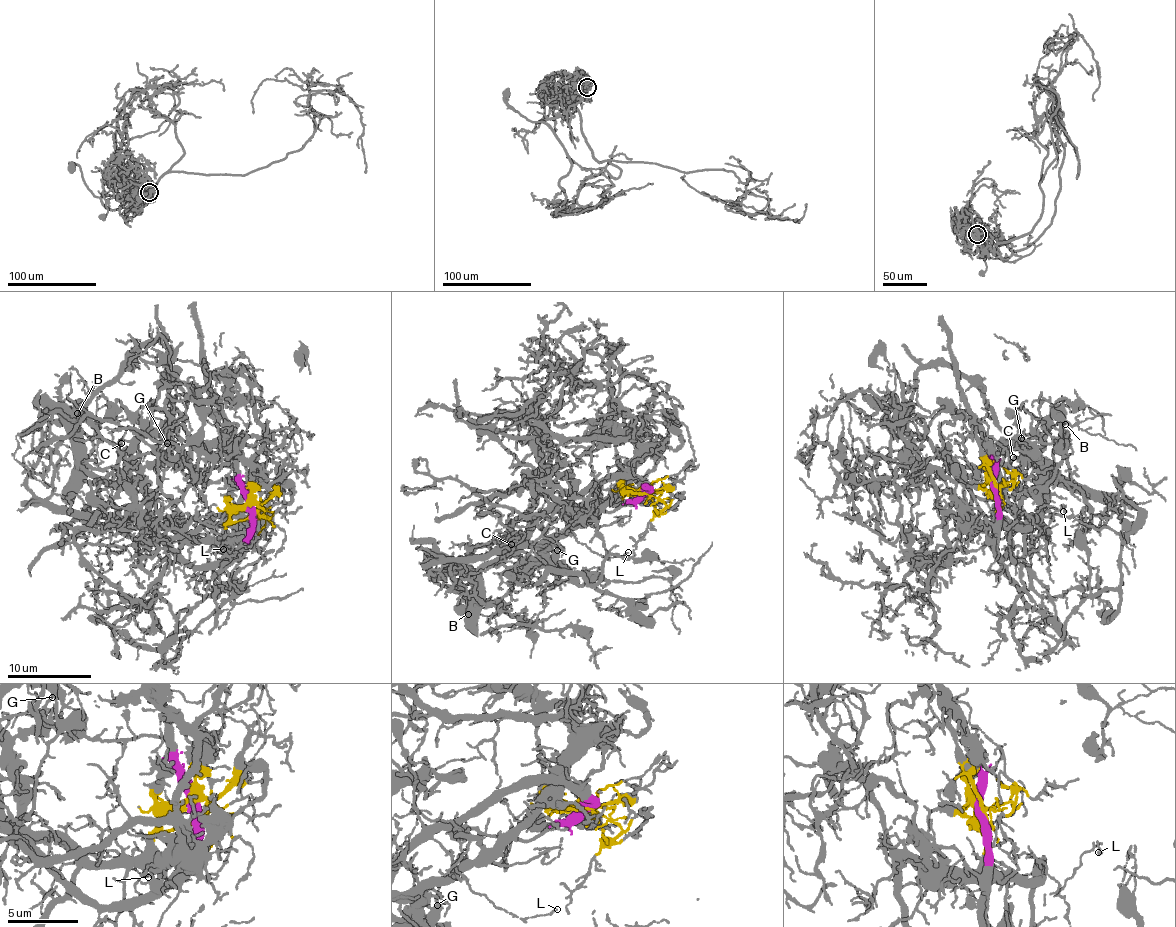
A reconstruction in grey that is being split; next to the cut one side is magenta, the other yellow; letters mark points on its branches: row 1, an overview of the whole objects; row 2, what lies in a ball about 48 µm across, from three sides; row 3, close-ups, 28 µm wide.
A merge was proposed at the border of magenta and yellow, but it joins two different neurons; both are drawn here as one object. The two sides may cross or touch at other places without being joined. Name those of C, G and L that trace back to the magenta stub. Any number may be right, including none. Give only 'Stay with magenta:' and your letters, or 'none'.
Stay with magenta: L

